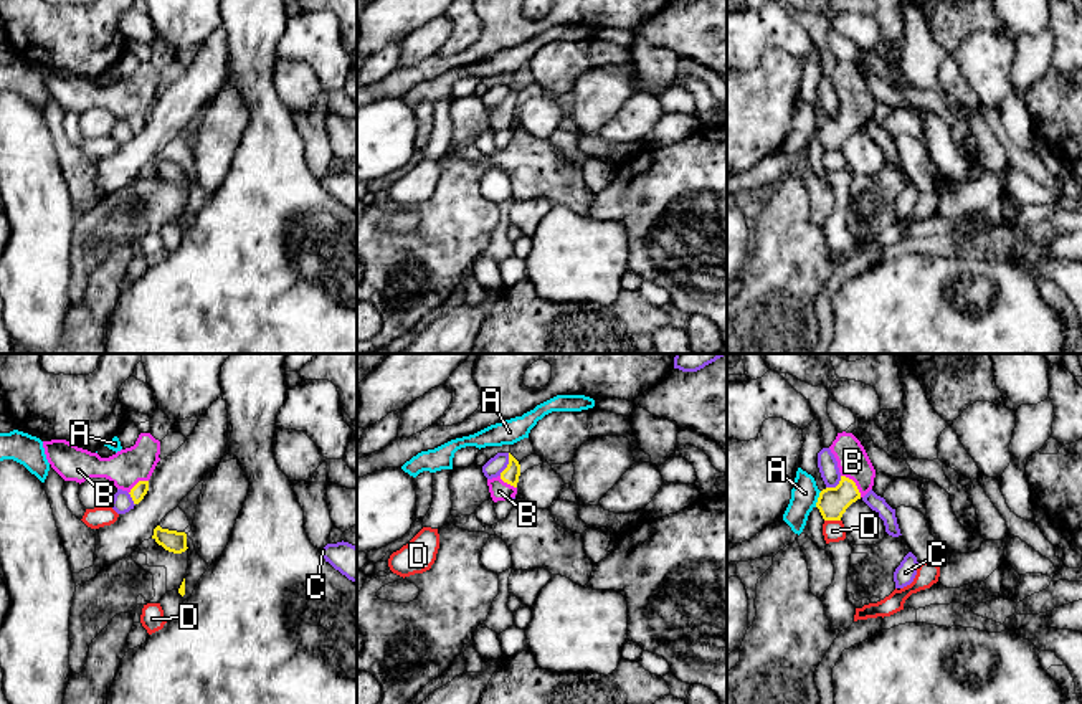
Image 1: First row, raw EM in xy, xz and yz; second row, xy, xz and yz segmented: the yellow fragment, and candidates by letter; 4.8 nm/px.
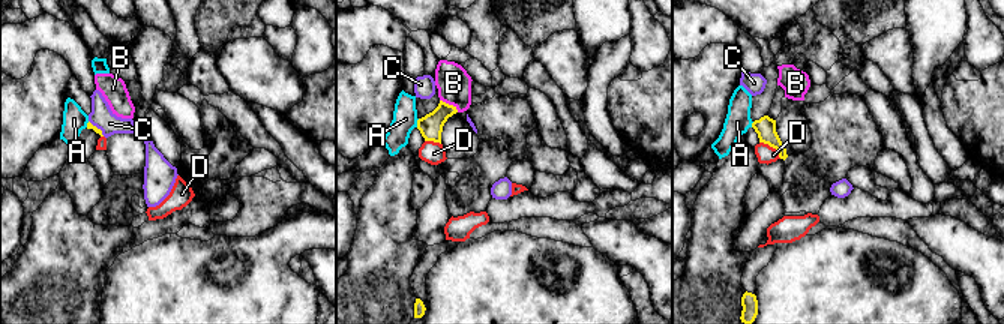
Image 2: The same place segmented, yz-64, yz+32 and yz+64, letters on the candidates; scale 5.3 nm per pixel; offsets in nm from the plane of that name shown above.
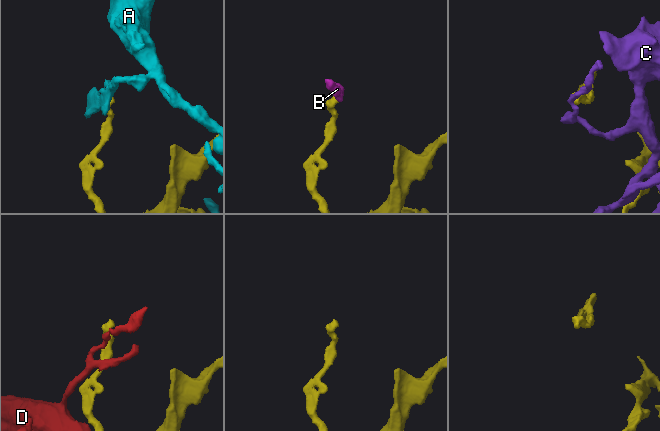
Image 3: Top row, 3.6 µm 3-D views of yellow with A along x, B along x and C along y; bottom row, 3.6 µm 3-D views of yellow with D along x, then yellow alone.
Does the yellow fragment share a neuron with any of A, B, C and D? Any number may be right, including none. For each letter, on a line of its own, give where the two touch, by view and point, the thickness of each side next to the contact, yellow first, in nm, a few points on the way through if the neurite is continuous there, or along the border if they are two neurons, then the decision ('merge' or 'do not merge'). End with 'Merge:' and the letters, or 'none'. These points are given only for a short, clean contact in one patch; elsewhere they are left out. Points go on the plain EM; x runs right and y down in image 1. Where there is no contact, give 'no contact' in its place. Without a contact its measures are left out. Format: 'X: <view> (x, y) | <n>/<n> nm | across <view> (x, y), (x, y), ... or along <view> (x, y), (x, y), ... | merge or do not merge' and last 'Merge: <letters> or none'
A: yz (818, 129) | 140/140 nm | along yz (821, 121), (815, 136) | do not merge
B: yz (854, 113) | 140/160 nm | across yz (833, 131), (854, 113), (853, 91) | merge
C: xz (507, 95) | 80/90 nm | do not merge
D: yz (833, 149) | 140/110 nm | do not merge
Merge: B

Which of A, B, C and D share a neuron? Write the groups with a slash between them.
A / B / C / D

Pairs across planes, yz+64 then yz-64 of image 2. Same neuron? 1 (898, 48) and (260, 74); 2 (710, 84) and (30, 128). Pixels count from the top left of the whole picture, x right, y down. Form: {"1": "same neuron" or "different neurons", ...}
{"1": "same neuron", "2": "same neuron"}

